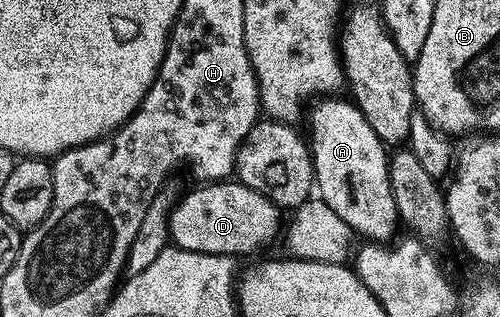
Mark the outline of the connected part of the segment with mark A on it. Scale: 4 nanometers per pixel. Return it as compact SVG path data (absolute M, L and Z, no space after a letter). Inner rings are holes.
M354 104L348 106L348 110L315 110L311 114L311 138L309 134L309 149L315 164L315 186L317 187L318 197L322 199L322 201L327 202L354 231L359 233L360 230L363 234L371 234L367 236L379 236L375 234L391 234L395 230L395 225L397 227L400 225L401 219L399 217L399 208L395 203L393 188L391 187L388 147L385 145L383 139L380 138L379 133L377 133L377 131L369 124L367 117L359 111L359 107Z

